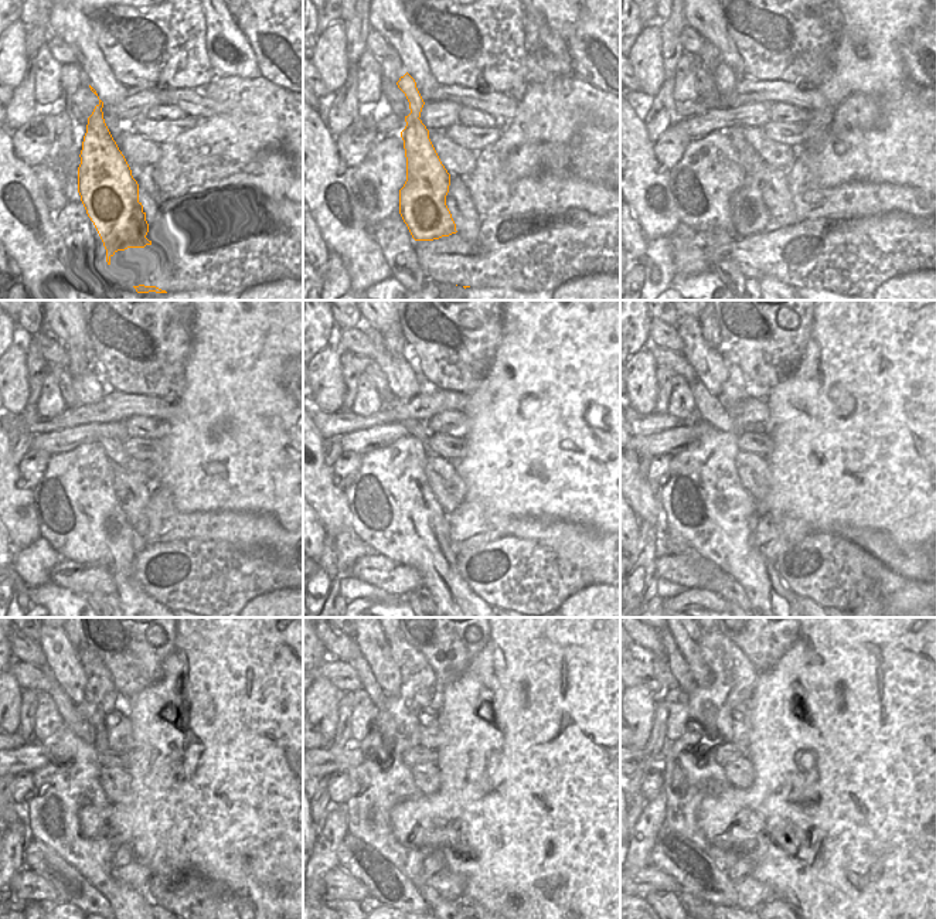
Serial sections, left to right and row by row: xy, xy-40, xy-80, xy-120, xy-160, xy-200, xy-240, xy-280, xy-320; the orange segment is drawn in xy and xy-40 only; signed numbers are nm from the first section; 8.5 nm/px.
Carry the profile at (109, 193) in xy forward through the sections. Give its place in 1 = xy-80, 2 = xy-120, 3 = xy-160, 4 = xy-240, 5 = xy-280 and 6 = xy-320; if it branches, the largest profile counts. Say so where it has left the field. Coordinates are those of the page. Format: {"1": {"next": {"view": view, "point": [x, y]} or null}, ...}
{"1": {"next": {"view": "xy-80", "point": [749, 215]}}, "2": {"next": {"view": "xy-120", "point": [89, 388]}}, "3": {"next": {"view": "xy-160", "point": [401, 377]}}, "4": {"next": {"view": "xy-240", "point": [63, 660]}}, "5": {"next": {"view": "xy-280", "point": [374, 646]}}, "6": {"next": {"view": "xy-320", "point": [688, 646]}}}

